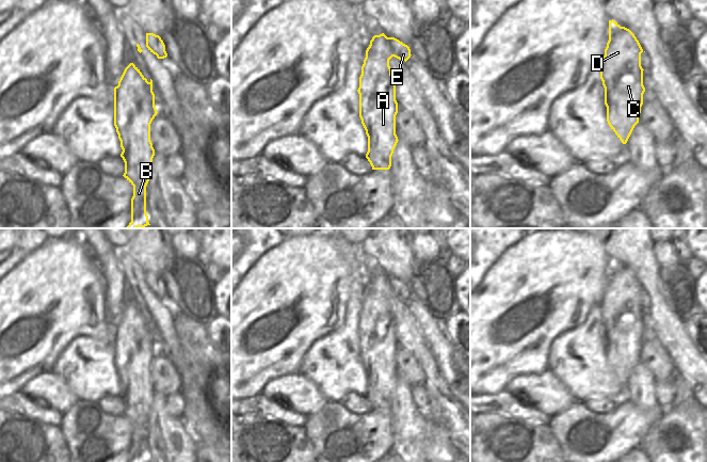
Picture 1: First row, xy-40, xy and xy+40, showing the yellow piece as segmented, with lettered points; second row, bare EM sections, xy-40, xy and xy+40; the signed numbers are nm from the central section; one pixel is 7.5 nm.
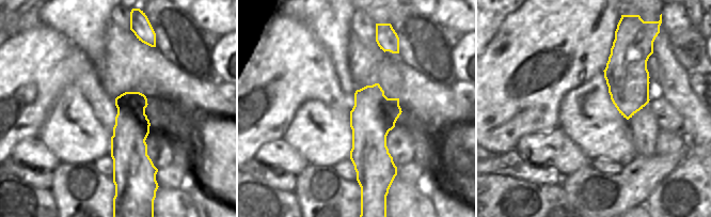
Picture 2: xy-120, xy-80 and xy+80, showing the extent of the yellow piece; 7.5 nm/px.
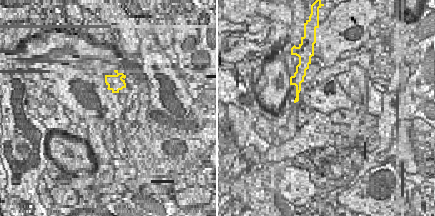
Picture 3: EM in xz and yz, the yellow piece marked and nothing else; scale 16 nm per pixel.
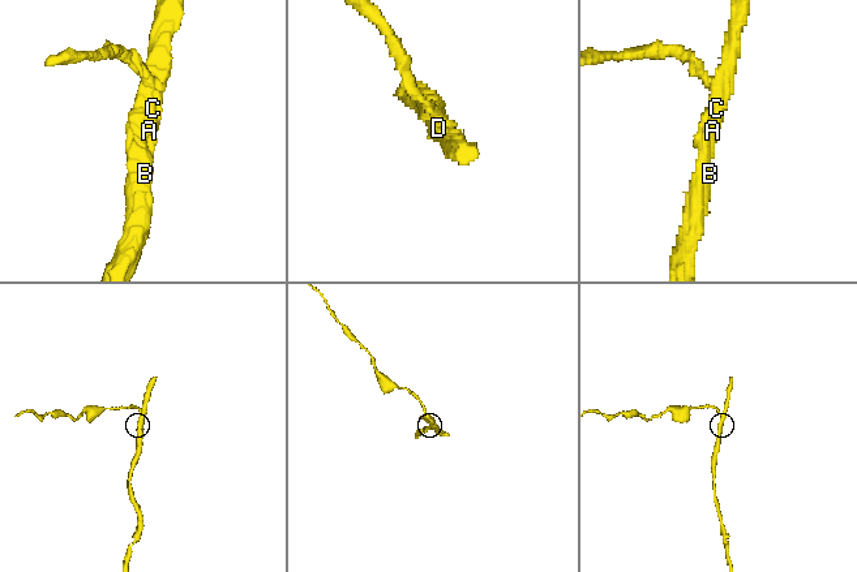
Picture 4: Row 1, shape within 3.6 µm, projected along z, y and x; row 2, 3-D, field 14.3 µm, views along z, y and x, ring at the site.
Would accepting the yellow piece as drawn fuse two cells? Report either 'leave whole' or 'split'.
split

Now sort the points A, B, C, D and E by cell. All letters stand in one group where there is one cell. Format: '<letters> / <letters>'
A B C D / E

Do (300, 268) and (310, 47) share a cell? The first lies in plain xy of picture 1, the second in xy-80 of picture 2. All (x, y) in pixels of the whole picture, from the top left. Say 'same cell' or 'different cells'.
same cell

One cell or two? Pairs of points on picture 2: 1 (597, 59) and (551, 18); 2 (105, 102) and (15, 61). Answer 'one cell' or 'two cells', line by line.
1: one cell
2: one cell

